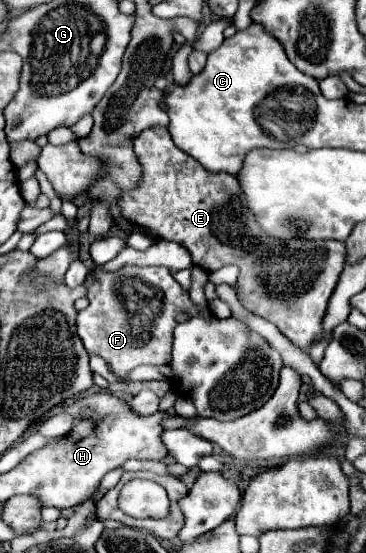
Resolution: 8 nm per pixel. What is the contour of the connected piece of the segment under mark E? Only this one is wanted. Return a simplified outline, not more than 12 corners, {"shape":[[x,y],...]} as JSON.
{"shape":[[135,139],[121,215],[193,261],[297,347],[321,333],[343,241],[275,241],[237,177]]}

